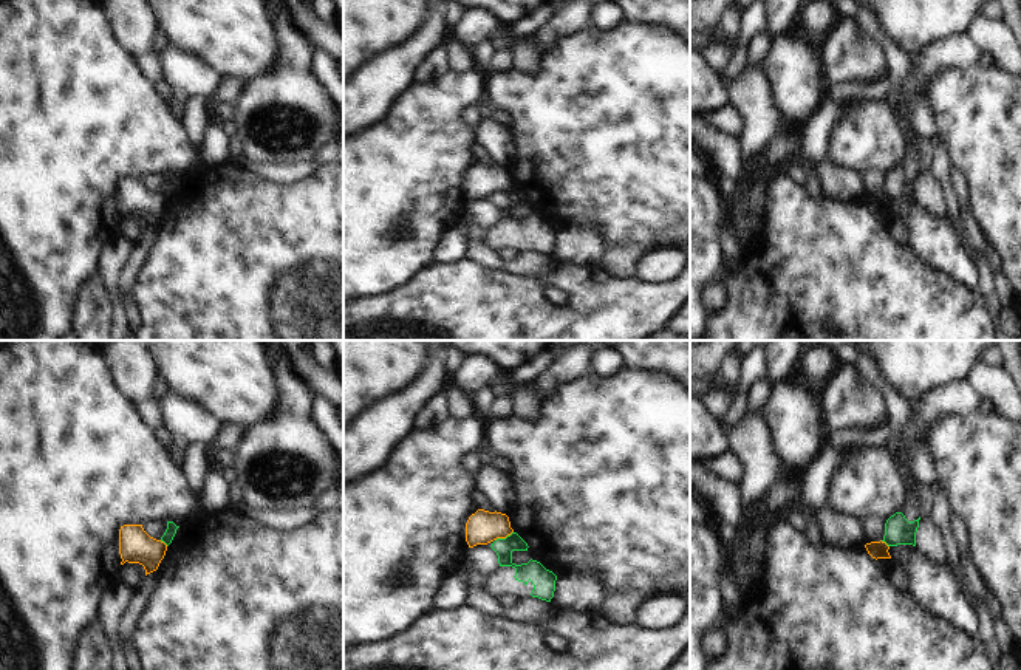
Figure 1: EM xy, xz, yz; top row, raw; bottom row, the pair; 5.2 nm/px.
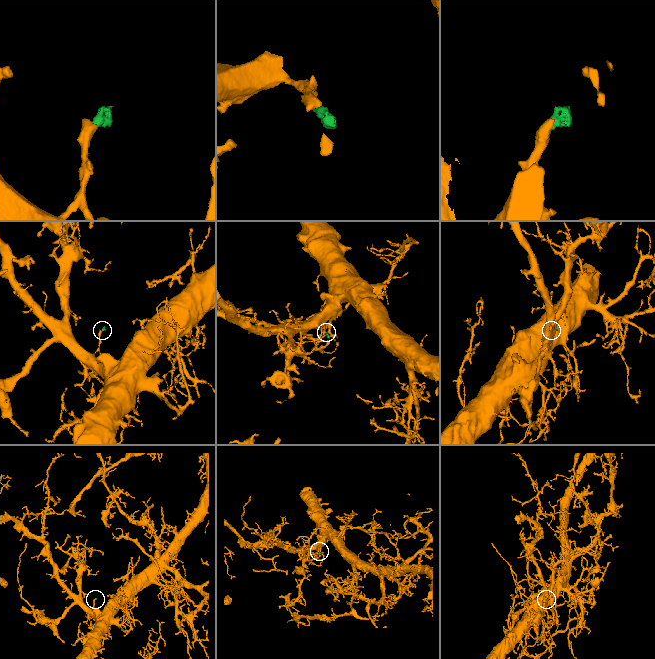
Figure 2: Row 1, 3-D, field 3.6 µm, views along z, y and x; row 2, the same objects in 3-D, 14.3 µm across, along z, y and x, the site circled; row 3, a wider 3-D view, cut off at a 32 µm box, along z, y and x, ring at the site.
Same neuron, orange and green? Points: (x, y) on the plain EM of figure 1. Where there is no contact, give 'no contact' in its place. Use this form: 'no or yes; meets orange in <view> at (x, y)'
no; meets orange in xz at (503, 191)

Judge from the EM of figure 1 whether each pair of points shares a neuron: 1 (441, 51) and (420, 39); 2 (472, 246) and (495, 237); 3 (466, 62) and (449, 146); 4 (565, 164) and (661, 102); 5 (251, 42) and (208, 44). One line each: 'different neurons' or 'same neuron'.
1: different neurons
2: different neurons
3: different neurons
4: same neuron
5: same neuron

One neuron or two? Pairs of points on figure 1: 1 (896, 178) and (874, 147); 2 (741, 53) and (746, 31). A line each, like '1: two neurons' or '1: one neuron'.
1: two neurons
2: one neuron

